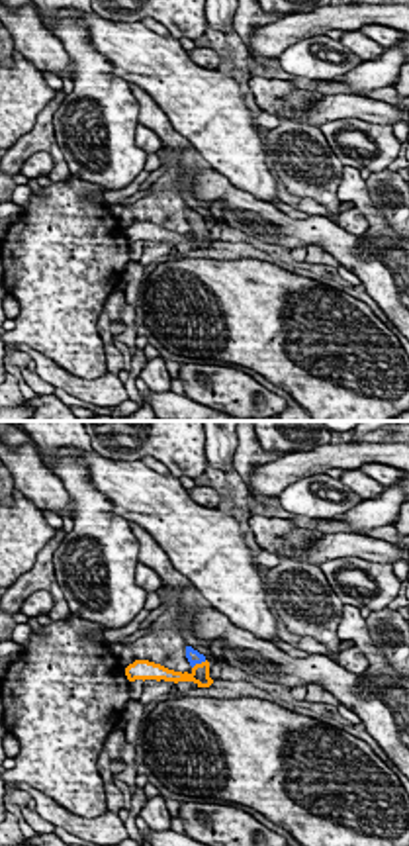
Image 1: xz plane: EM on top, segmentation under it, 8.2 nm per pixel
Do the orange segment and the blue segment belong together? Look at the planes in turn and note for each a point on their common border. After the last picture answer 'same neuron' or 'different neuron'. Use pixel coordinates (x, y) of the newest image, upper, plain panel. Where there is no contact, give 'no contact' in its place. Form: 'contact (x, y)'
contact (198, 226)

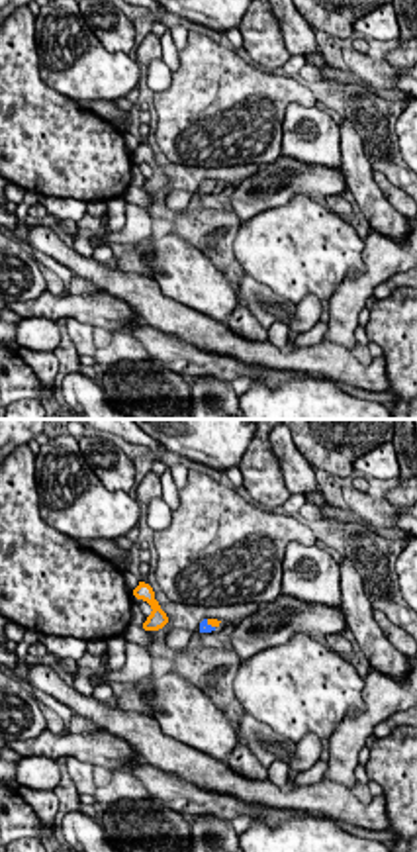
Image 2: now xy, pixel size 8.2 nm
contact (210, 185)

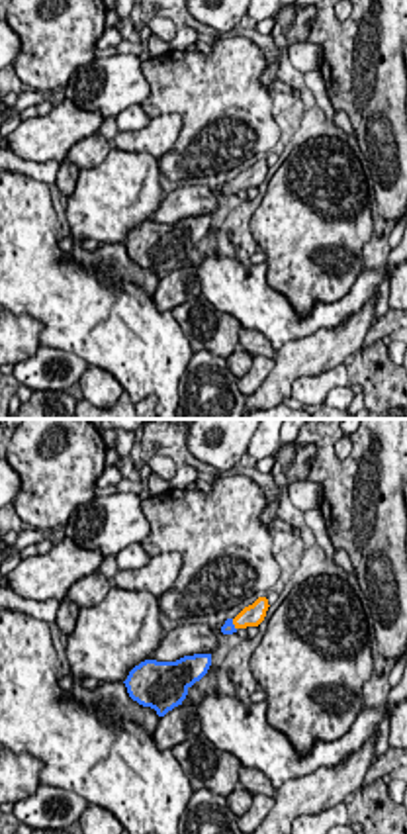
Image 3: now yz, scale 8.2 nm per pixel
contact (233, 185)

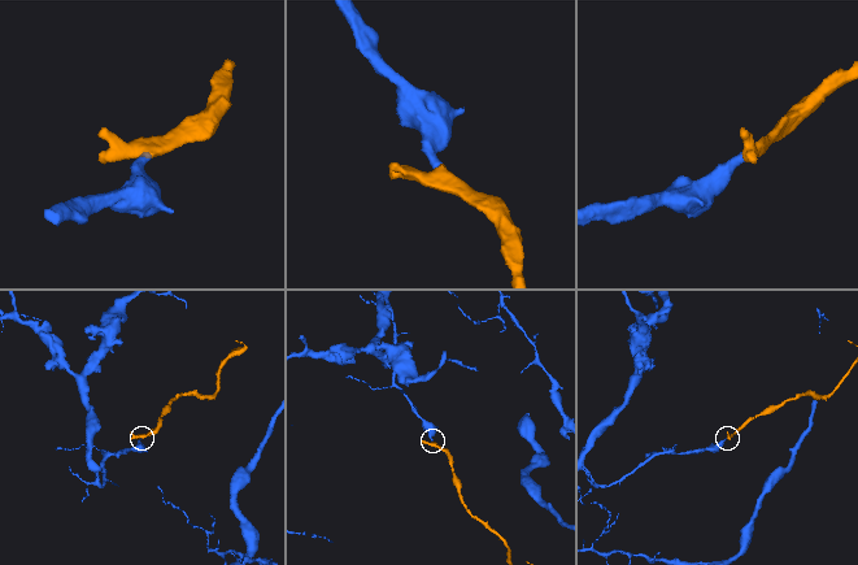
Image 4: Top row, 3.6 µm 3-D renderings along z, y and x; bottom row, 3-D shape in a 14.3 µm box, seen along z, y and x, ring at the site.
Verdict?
same neuron

